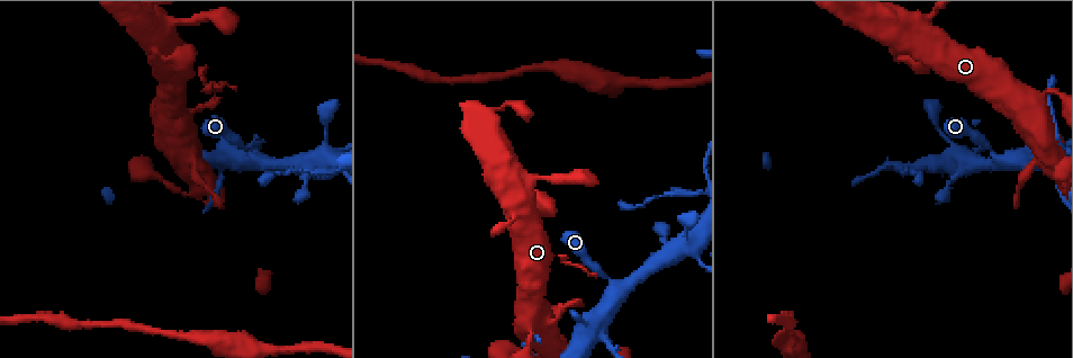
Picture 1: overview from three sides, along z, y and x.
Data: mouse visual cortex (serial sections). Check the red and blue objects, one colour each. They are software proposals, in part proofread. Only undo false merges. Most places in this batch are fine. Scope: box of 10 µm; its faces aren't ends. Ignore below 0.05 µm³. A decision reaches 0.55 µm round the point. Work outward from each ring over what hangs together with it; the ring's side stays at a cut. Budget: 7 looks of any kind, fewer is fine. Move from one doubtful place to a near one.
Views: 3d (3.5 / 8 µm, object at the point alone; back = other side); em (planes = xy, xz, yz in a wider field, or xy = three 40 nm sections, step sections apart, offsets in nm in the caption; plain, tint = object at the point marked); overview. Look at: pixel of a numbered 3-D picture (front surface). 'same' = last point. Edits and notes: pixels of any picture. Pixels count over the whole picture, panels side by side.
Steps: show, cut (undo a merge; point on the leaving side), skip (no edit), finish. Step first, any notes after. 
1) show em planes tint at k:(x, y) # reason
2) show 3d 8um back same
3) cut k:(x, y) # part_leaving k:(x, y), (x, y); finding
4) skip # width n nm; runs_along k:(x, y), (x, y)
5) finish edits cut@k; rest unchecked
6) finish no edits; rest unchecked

show 3d 3.5um at 1:(258, 163) # side arm on a straight run

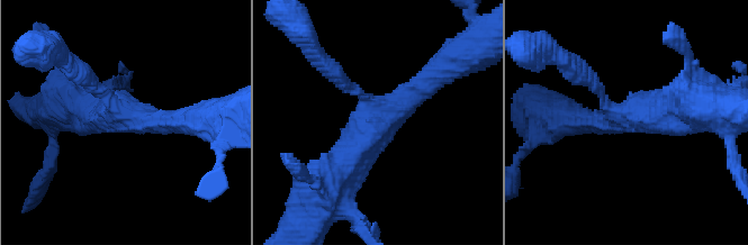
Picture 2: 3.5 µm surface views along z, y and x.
skip # arm_widths 200, 300, 500 nm; runs_along 2:(78, 71), (126, 116), (191, 119); continuous, no second cell

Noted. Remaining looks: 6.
show 3d 3.5um at 1:(684, 240) # four-way junction

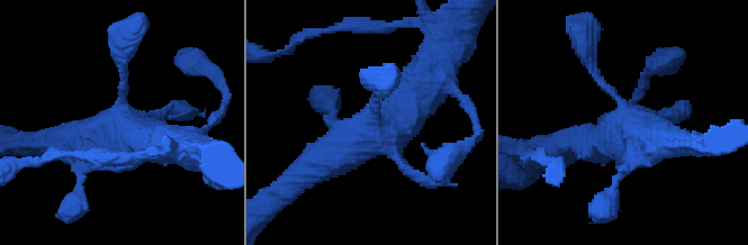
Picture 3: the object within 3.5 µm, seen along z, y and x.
show em xy step 1 tint at 3:(123, 114)

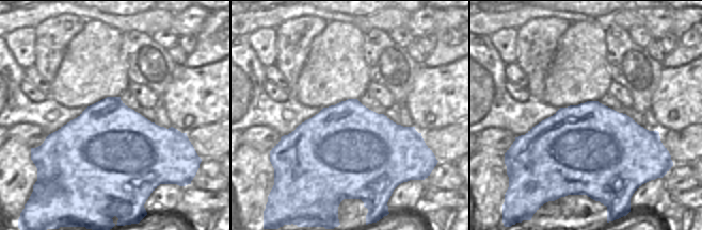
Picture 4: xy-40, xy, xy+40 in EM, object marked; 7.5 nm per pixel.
skip # runs_along 3:(304, 173), (360, 139), (425, 75); one cell here

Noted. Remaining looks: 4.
show 3d 3.5um back at 1:(170, 24) # sharp bend

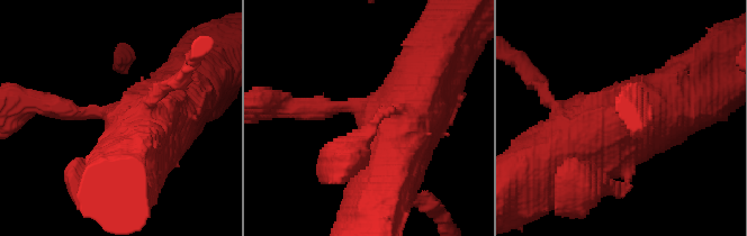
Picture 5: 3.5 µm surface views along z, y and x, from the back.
skip # runs_along 5:(538, 164), (656, 106); continuous, no second cell

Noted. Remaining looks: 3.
finish no edits; rest unchecked

